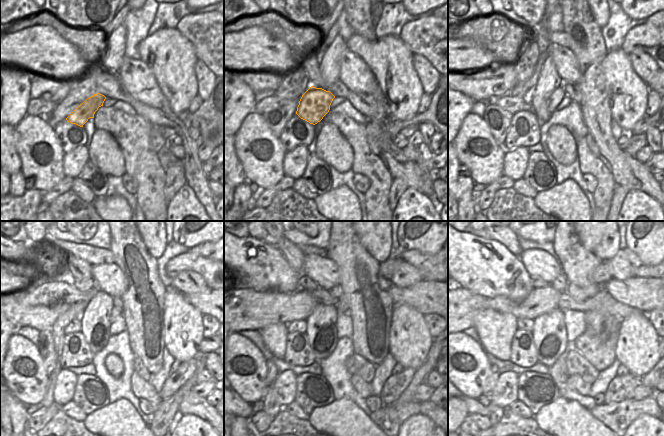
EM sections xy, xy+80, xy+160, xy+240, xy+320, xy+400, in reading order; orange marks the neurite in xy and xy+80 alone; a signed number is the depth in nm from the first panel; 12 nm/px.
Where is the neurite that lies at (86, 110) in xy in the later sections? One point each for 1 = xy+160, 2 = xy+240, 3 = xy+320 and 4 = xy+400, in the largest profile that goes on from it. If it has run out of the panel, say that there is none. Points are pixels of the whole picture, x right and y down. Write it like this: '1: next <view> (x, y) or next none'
1: next xy+160 (557, 95)
2: next xy+240 (115, 311)
3: next xy+320 (342, 306)
4: next xy+400 (577, 293)

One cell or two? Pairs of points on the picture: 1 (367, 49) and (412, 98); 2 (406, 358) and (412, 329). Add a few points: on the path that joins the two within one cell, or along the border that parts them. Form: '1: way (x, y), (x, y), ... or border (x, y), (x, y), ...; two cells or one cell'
1: way (382, 56), (392, 64), (400, 83); one cell
2: way (409, 351), (409, 336); one cell

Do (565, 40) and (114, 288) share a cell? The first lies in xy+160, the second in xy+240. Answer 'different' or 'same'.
different

